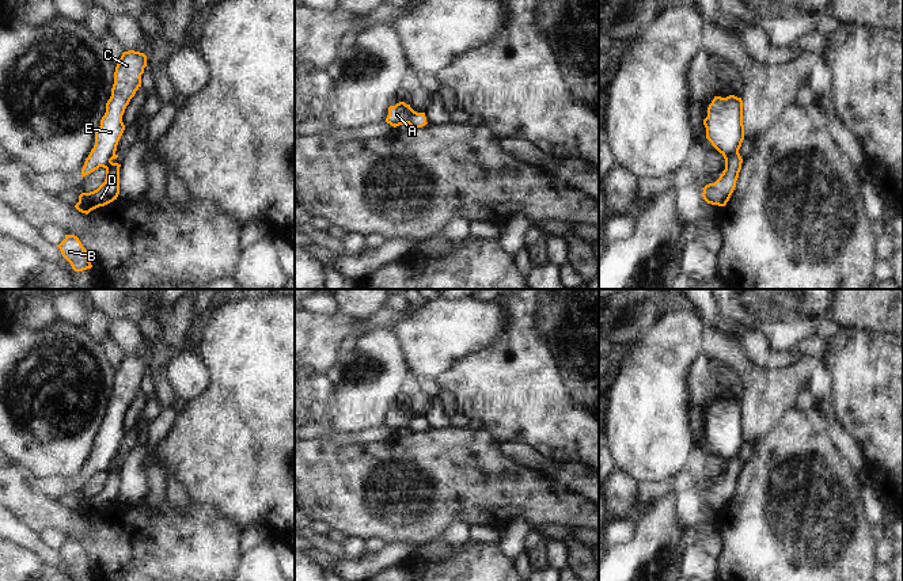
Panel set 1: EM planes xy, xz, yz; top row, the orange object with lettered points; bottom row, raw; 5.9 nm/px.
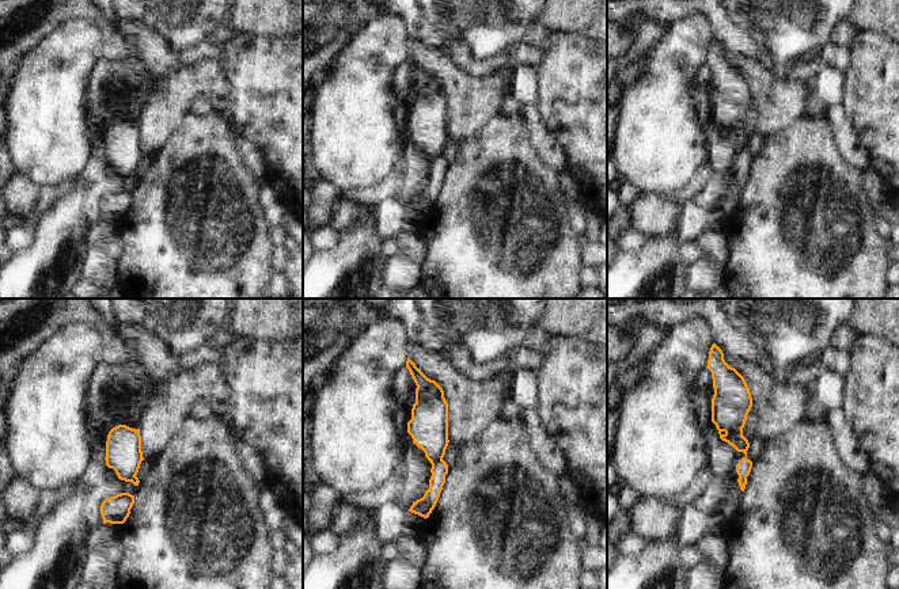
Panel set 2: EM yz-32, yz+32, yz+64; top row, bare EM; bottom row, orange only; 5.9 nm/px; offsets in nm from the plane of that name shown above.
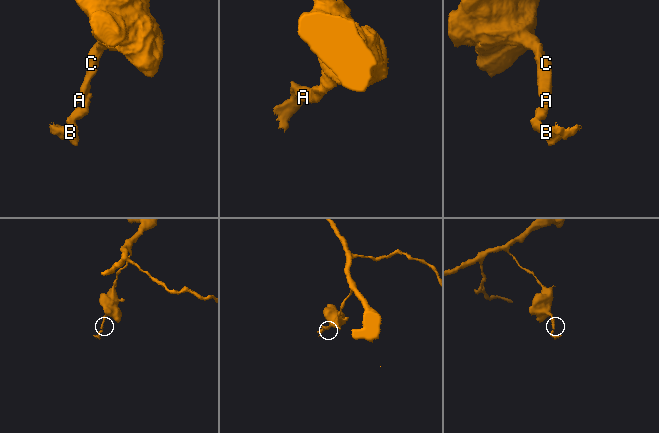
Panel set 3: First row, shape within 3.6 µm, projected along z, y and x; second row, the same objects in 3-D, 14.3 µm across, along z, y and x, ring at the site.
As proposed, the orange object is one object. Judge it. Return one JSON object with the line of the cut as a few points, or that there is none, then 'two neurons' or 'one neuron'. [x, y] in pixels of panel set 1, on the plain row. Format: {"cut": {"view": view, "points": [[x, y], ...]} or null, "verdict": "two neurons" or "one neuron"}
{"cut": {"view": "yz", "points": [[738, 456], [725, 469]]}, "verdict": "two neurons"}

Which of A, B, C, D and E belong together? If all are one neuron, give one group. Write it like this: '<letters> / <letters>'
A C E / B D

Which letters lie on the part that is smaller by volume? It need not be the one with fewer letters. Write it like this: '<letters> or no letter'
B, D

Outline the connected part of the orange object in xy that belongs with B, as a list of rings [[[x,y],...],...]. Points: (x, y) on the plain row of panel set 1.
[[[65,539],[65,543],[57,551],[75,576],[83,576],[92,571],[87,554],[77,540]]]

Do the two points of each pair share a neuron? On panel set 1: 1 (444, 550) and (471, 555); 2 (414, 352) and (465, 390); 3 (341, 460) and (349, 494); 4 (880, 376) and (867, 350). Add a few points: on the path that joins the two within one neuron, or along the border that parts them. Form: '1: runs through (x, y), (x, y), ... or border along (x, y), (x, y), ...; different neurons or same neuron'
1: border along (463, 546), (448, 557), (435, 561), (424, 559); different neurons
2: border along (470, 356), (458, 360), (448, 371), (435, 379); different neurons
3: runs through (341, 469), (341, 479), (348, 486); same neuron
4: runs through (873, 369), (867, 363), (867, 357); same neuron

